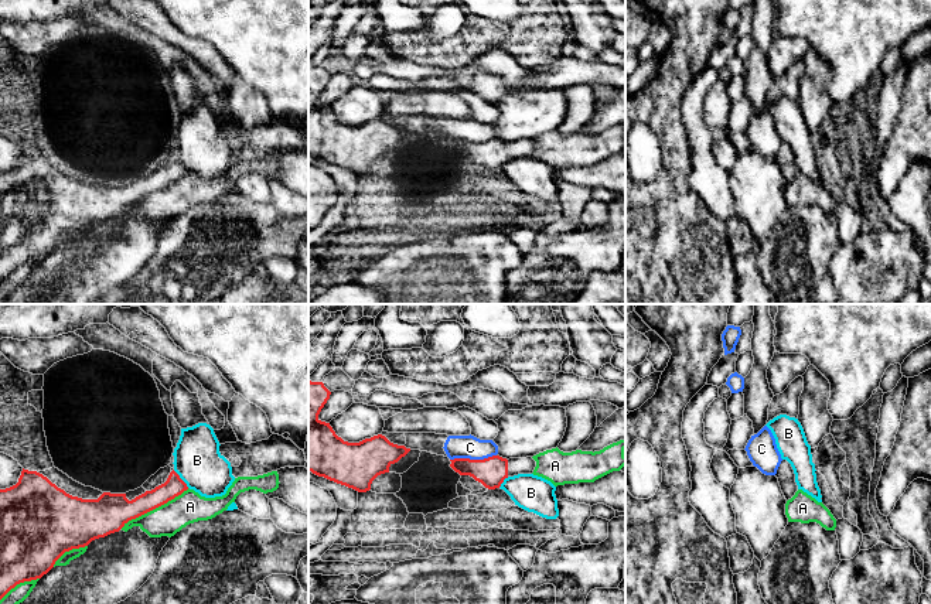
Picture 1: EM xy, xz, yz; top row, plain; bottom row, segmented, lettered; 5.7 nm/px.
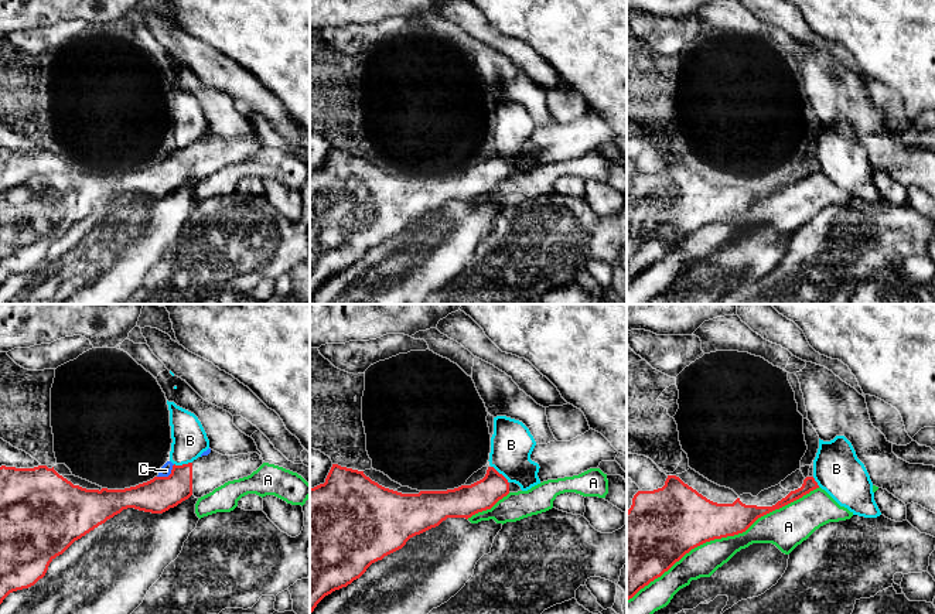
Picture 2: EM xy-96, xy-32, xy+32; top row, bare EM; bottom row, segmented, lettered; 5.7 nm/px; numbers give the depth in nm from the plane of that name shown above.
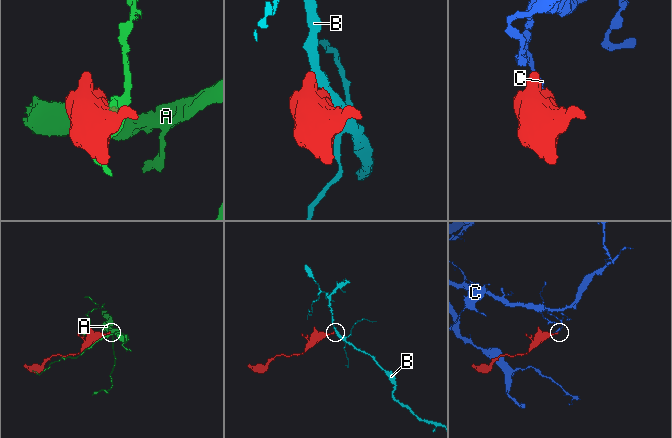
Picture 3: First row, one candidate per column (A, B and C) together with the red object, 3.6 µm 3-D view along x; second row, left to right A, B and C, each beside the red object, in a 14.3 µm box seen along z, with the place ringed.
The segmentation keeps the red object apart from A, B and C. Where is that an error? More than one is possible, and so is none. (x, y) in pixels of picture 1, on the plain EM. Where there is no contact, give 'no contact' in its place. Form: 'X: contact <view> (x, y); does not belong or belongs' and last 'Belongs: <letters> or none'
A: contact xy (154, 191); does not belong
B: contact xy (180, 161); does not belong
C: contact xz (473, 143); does not belong
Belongs: none

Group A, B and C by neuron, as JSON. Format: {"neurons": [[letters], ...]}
{"neurons": [["A"], ["B"], ["C"]]}

